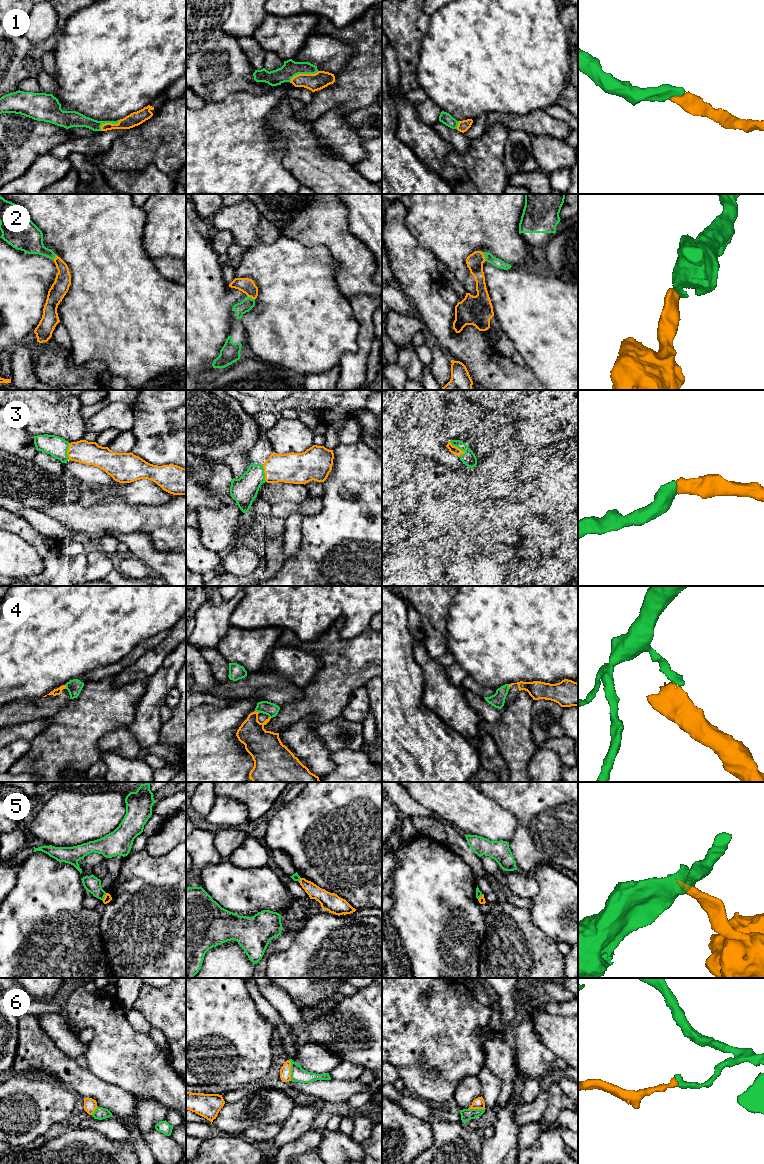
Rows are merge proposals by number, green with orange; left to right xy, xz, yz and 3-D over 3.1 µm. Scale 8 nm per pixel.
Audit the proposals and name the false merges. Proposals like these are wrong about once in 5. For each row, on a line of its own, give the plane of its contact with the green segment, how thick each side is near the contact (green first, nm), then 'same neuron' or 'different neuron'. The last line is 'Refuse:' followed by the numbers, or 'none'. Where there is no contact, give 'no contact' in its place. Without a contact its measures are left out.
1: contact in xz; calibres 130 and 140 nm; same neuron
2: contact in yz; calibres 70 and 140 nm; same neuron
3: contact in yz; calibres 110 and 70 nm; same neuron
4: contact in yz; calibres 120 and 150 nm; different neuron
5: contact in xy; calibres 140 and 60 nm; different neuron
6: contact in xz; calibres 120 and 100 nm; different neuron
Refuse: 4, 5, 6

